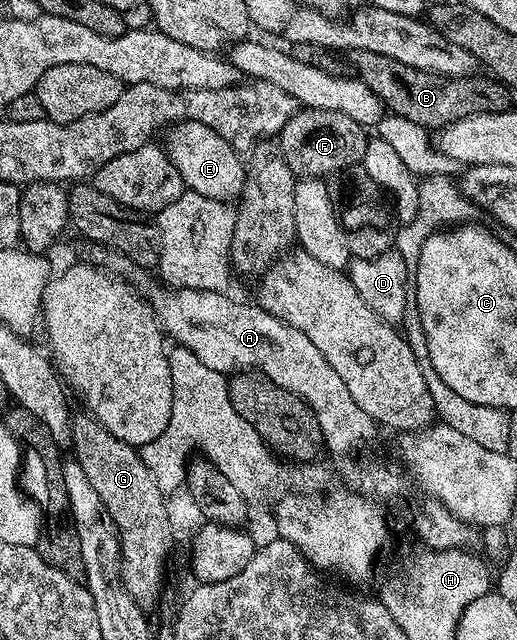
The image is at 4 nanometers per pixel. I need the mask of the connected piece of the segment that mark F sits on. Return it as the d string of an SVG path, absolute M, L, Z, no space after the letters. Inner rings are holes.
M297 109L295 116L280 129L278 141L280 151L286 164L292 169L293 174L300 178L324 178L328 174L336 174L347 166L359 167L366 156L366 146L370 134L365 127L358 124L358 120L350 120L343 112L330 112L329 110Z

